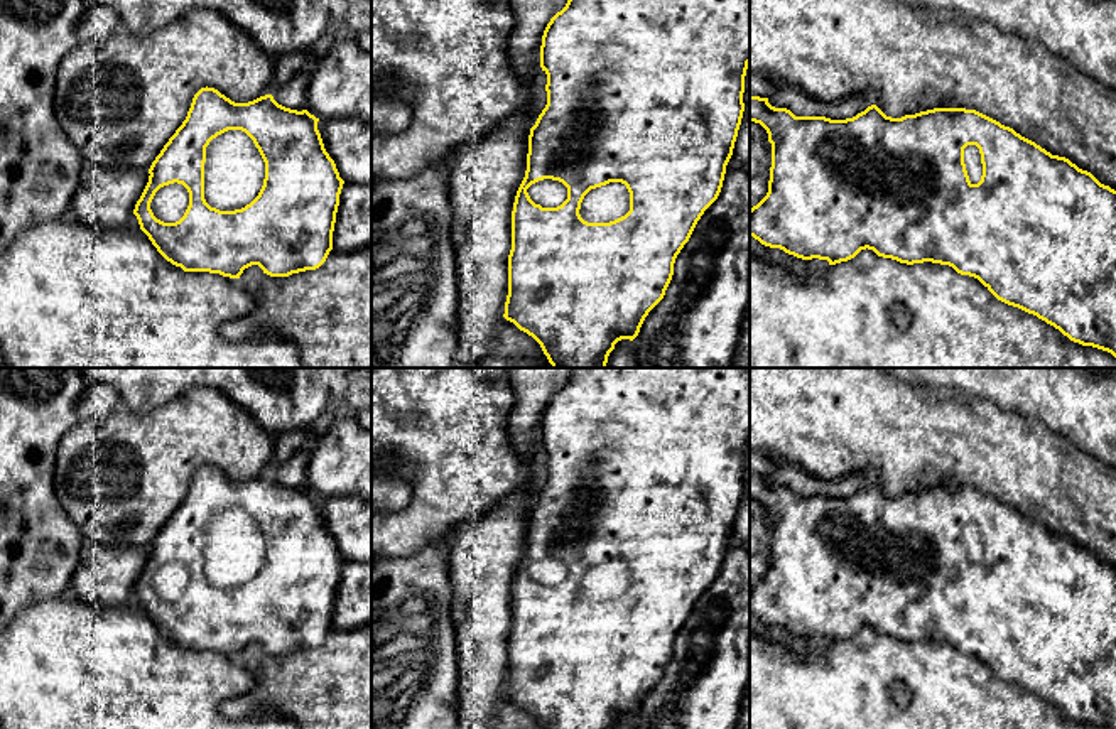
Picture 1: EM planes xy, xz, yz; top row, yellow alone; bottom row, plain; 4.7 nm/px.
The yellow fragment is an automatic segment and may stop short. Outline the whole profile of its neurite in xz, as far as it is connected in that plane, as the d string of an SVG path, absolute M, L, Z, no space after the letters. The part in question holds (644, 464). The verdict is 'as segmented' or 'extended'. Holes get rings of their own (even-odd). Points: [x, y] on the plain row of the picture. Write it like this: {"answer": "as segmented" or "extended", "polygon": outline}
{"answer": "extended", "polygon": "M572 368L566 385L550 397L540 424L540 446L547 452L547 483L530 506L527 548L513 580L508 673L503 692L507 699L532 714L542 729L613 729L618 719L633 719L638 714L645 695L665 673L677 633L721 570L745 489L748 442L750 368ZM609 560L626 564L630 589L609 601L584 599L579 592L584 574Z"}

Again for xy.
{"answer": "extended", "polygon": "M201 466L192 476L186 498L149 547L149 560L133 587L140 608L167 640L184 650L209 650L240 656L243 648L252 643L258 643L270 655L289 655L319 646L333 628L333 609L344 559L324 526L317 500L319 496L307 488L297 489L279 483L272 472L235 481L214 466ZM228 508L241 508L253 518L265 540L265 557L250 582L235 589L219 589L204 577L204 540L209 520Z"}

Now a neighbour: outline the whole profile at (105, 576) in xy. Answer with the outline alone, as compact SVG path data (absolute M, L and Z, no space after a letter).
M84 542L71 594L101 609L125 606L149 554L149 548Z

